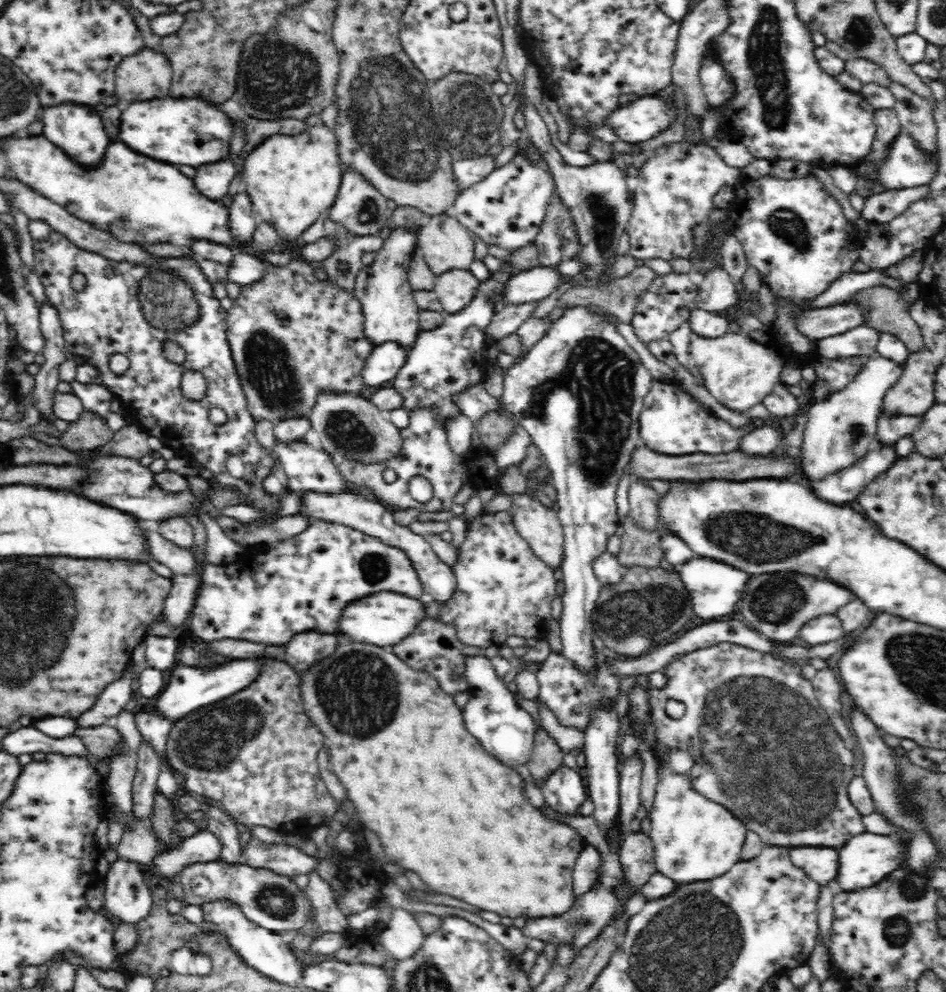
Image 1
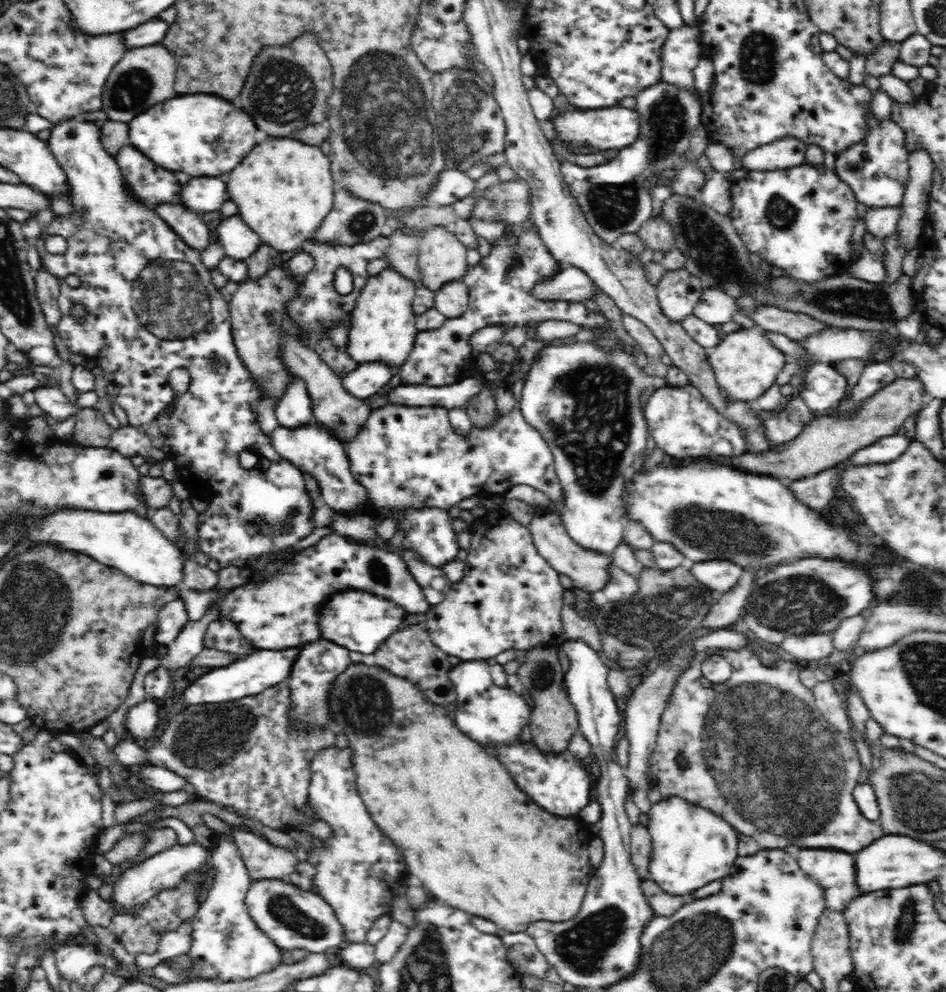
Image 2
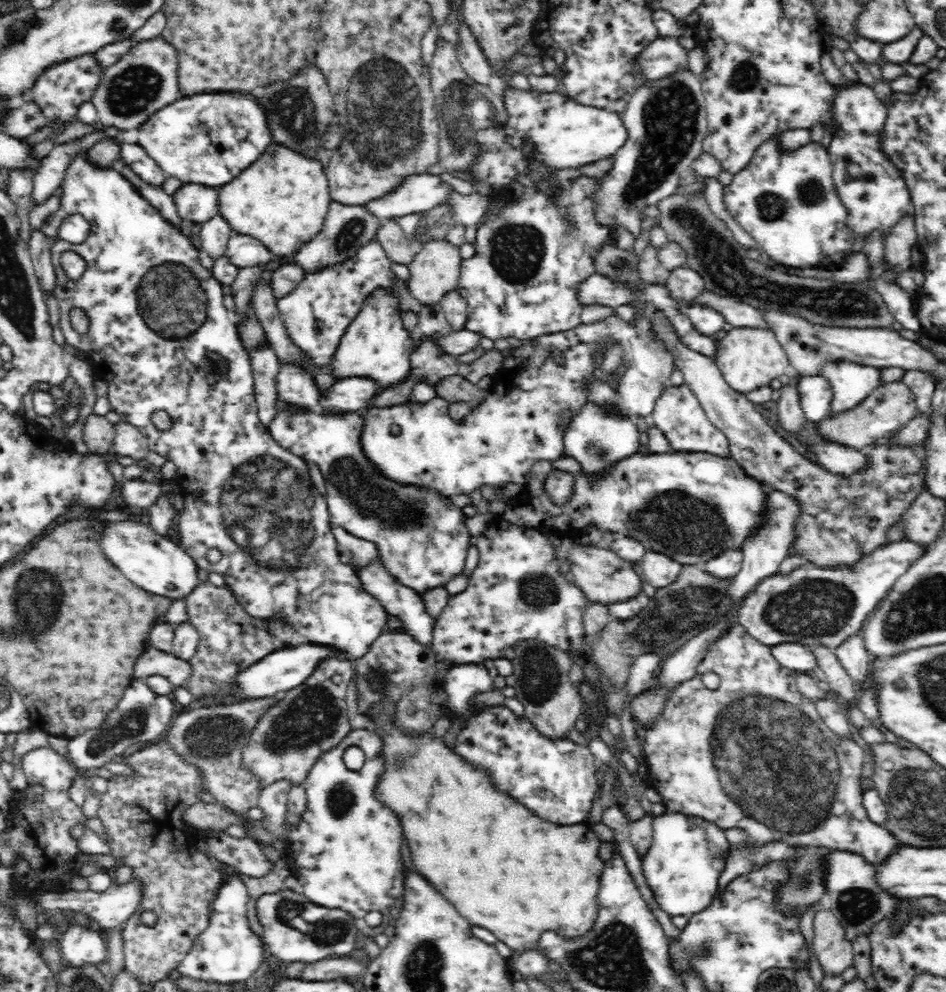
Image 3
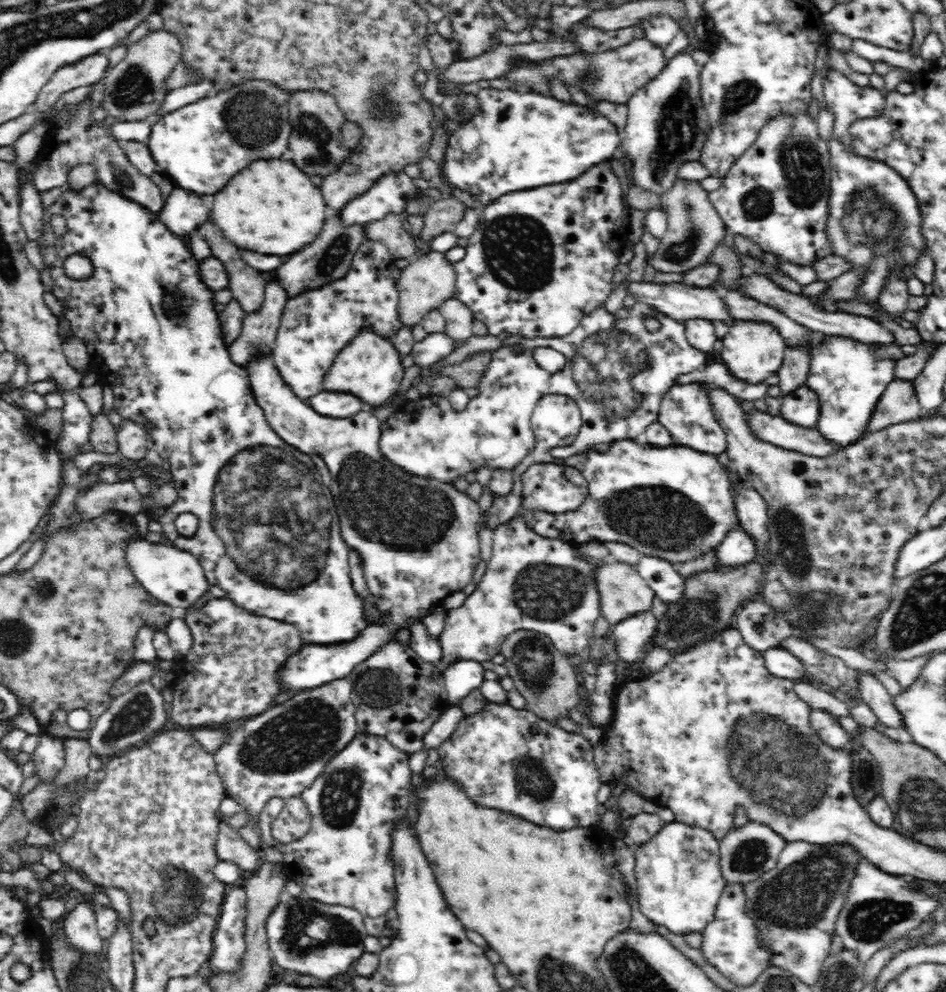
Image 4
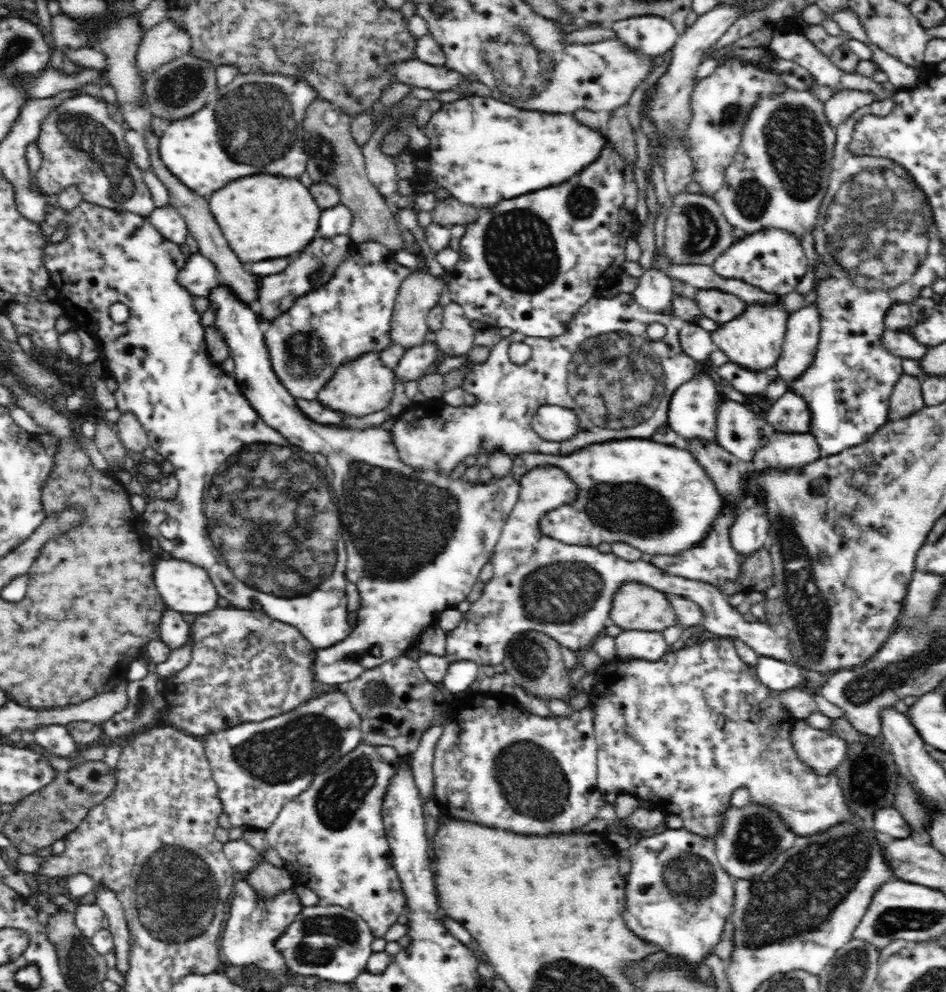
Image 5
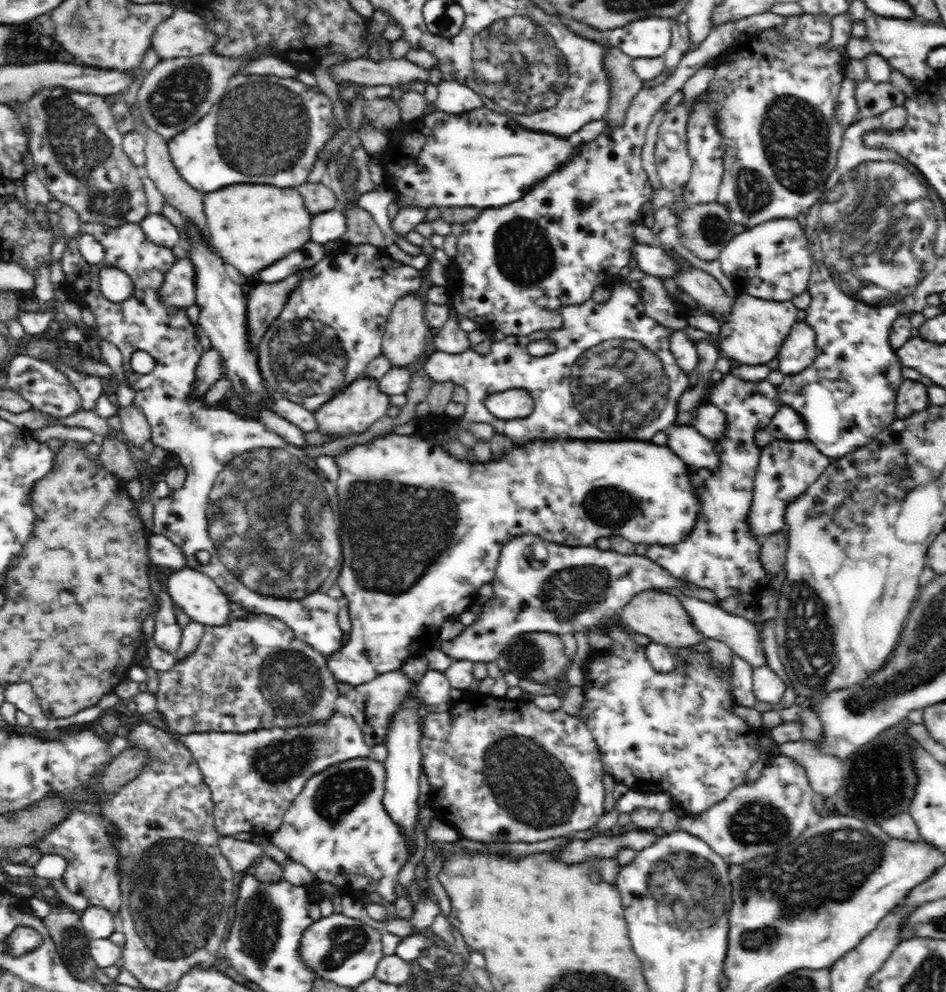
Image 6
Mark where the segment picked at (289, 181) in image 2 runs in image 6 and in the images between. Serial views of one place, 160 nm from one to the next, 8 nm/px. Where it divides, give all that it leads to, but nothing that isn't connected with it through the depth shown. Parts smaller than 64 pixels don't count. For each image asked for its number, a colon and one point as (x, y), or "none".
3: (282, 199)
4: (270, 207)
5: (260, 217)
6: (253, 225)

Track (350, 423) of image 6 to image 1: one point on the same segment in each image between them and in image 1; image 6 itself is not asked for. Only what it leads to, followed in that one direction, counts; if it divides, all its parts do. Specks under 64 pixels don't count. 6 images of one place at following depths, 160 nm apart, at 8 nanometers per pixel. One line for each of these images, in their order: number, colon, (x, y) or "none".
1: (387, 299)
2: (384, 331)
3: (377, 345)
4: (369, 368)
5: (364, 386)

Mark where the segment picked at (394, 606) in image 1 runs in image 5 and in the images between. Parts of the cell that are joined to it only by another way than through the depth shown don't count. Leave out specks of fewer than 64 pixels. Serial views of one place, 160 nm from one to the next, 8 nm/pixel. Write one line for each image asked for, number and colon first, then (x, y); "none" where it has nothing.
2: (356, 619)
3: (160, 336)
4: (153, 337)
5: (247, 497)

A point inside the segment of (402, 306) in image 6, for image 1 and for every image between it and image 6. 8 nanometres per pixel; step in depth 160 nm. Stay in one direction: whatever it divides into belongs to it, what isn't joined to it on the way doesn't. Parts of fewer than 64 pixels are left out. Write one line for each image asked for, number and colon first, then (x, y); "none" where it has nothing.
1: (443, 242)
2: (441, 257)
3: (435, 271)
4: (424, 285)
5: (417, 296)

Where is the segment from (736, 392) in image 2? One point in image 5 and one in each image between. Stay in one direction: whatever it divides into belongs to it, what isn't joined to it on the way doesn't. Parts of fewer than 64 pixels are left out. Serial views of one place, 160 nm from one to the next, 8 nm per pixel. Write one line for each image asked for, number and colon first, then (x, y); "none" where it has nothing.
3: (749, 358)
4: (752, 351)
5: (754, 339)

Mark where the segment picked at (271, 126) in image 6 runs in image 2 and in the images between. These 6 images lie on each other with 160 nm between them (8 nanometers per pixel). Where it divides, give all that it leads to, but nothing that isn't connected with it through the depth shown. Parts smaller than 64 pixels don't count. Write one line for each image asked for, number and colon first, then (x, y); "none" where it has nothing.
2: (203, 135)
3: (208, 139)
4: (199, 147)
5: (256, 122)

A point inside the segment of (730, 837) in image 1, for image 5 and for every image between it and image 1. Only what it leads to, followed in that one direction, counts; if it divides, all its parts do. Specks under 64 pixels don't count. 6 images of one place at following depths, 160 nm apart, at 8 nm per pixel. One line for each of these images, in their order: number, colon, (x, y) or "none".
2: (691, 846)
3: (682, 867)
4: (679, 883)
5: (677, 897)

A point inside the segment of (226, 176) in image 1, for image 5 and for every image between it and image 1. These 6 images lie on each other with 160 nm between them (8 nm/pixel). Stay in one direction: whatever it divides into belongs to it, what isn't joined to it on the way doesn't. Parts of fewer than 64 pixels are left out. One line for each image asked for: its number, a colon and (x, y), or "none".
2: (204, 195)
3: (195, 203)
4: (182, 211)
5: (169, 222)

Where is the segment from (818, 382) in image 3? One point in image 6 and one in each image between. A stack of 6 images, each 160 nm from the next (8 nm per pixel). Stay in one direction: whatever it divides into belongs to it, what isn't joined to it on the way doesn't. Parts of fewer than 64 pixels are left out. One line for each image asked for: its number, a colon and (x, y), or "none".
4: (800, 407)
5: (788, 414)
6: (787, 425)

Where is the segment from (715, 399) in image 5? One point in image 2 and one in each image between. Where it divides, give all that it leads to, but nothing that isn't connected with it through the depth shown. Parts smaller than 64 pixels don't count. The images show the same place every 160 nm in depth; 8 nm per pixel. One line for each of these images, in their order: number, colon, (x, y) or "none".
2: (681, 421)
3: (678, 413)
4: (686, 411)

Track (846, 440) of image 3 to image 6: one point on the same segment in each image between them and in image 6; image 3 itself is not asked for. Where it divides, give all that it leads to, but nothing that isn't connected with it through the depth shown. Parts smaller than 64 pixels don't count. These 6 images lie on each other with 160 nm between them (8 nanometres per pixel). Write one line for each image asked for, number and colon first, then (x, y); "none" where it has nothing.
4: (899, 403)
5: (906, 399)
6: (912, 396)

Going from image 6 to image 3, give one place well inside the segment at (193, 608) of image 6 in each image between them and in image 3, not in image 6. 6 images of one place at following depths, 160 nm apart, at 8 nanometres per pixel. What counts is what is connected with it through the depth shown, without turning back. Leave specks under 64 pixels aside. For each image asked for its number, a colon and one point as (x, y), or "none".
3: (151, 561)
4: (174, 577)
5: (184, 587)

